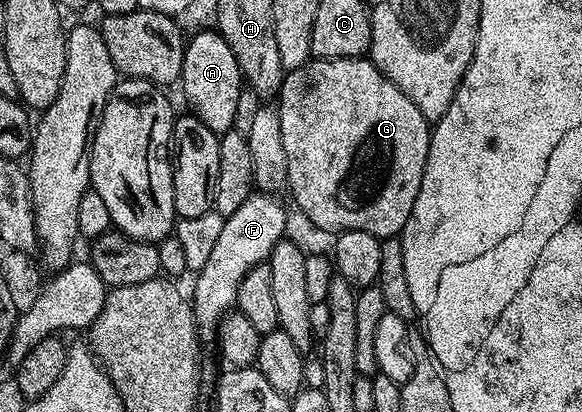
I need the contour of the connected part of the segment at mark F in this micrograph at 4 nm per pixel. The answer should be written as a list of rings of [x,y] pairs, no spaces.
[[[252,191],[249,199],[223,219],[221,235],[209,255],[209,263],[198,270],[195,281],[195,297],[193,293],[193,308],[198,325],[200,338],[214,338],[217,326],[228,313],[235,309],[237,287],[241,287],[241,279],[255,265],[261,265],[270,257],[273,247],[284,240],[287,229],[287,209],[279,202],[278,196],[262,191]]]

